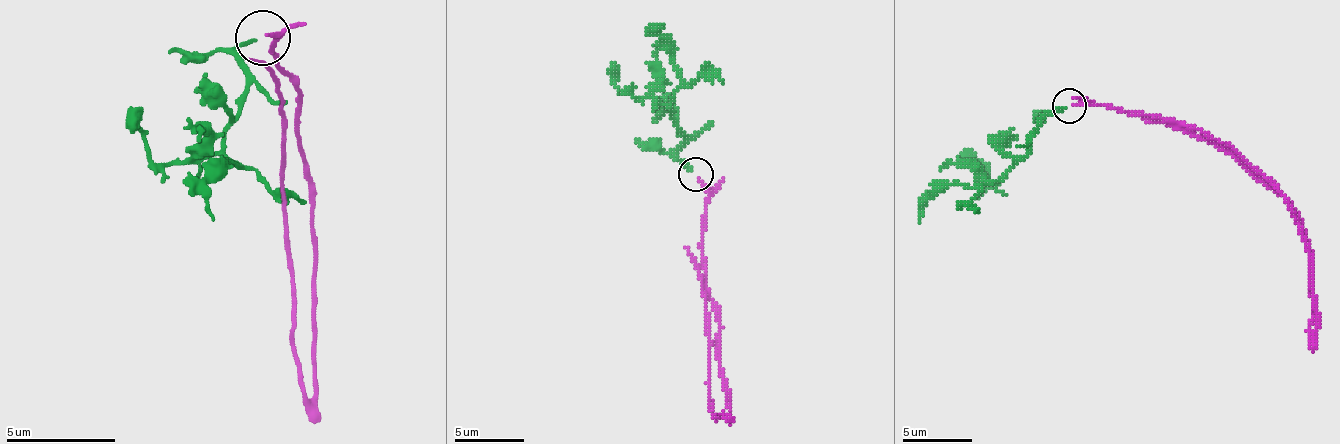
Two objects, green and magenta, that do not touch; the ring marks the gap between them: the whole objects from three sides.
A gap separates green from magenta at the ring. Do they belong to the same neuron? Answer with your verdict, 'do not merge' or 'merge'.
do not merge

